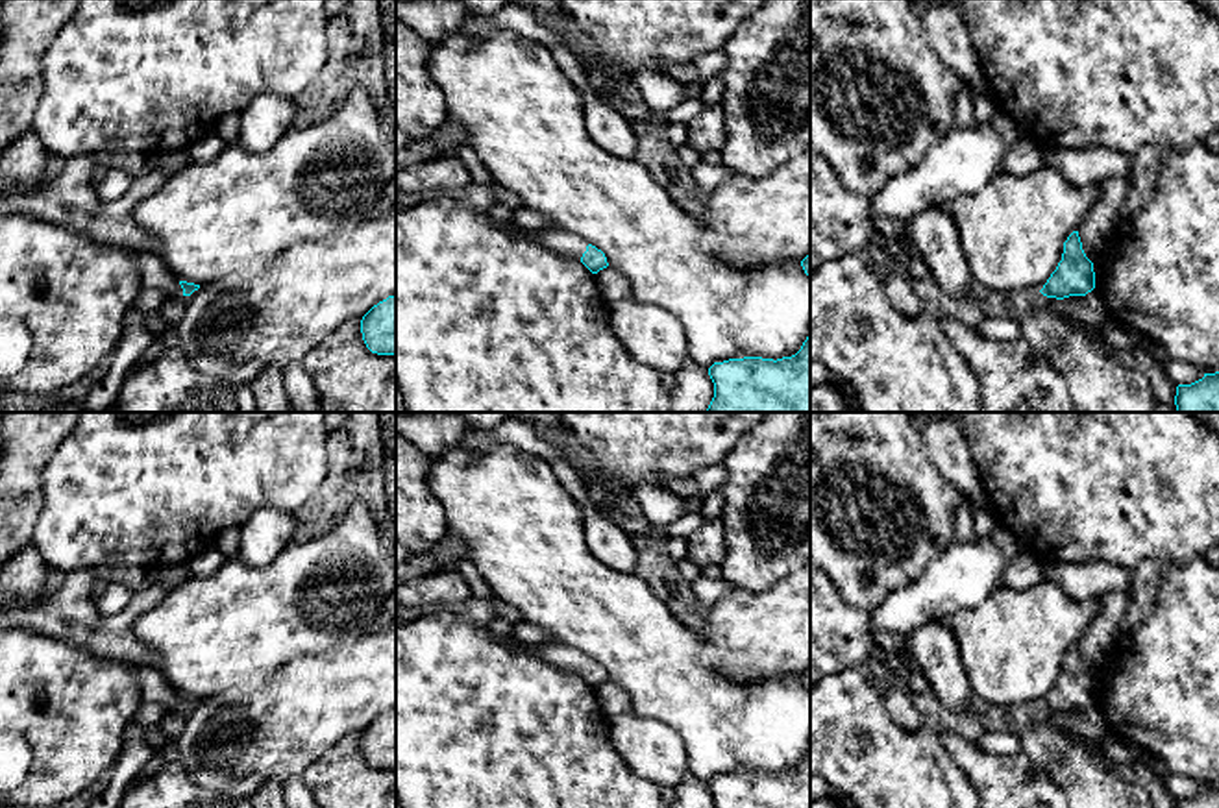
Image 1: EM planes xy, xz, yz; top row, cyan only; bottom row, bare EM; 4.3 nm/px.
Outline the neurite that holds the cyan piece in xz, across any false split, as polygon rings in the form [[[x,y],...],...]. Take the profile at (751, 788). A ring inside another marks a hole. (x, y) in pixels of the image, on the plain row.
[[[810,745],[792,771],[744,771],[708,782],[714,808],[810,808]]]

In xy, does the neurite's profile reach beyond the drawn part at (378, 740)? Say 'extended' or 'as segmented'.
as segmented

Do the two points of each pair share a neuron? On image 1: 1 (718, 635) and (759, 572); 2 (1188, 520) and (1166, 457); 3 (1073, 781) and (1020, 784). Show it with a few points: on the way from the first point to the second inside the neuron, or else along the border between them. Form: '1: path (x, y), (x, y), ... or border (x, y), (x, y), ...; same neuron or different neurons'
1: border (788, 575), (759, 592), (735, 590); different neurons
2: path (1177, 505), (1175, 489), (1166, 472); same neuron
3: border (1021, 753), (1062, 788); different neurons

